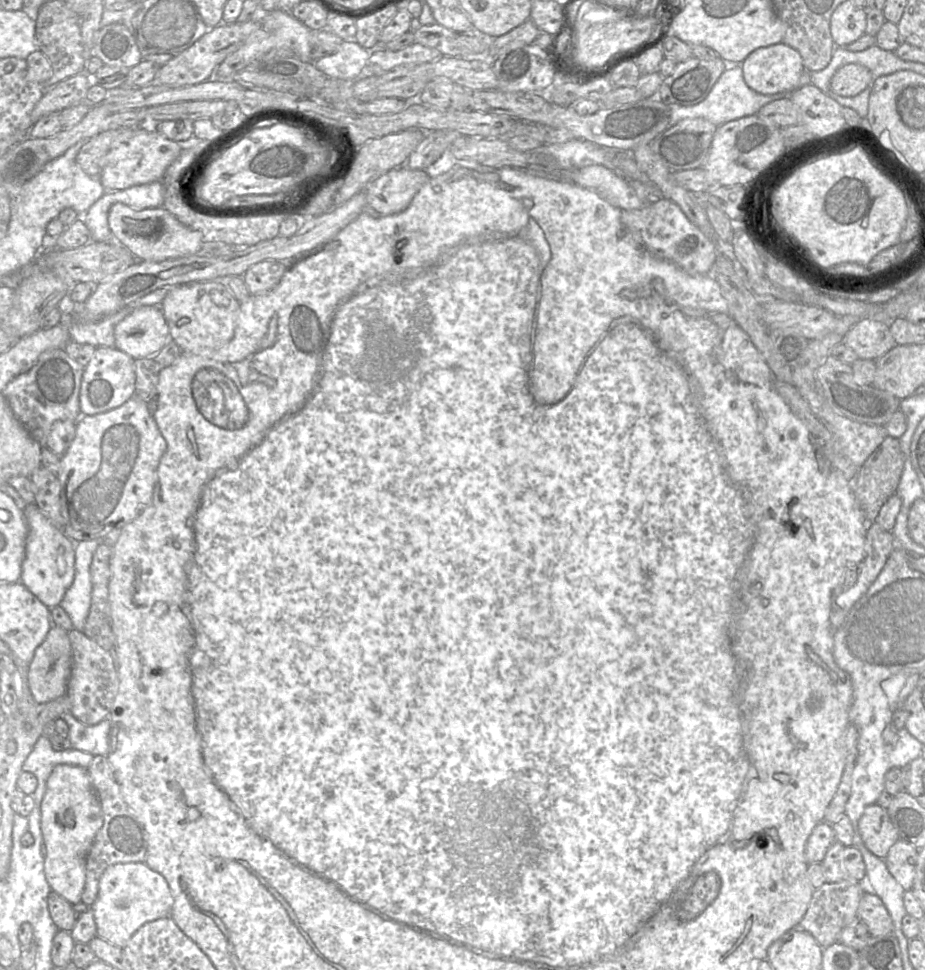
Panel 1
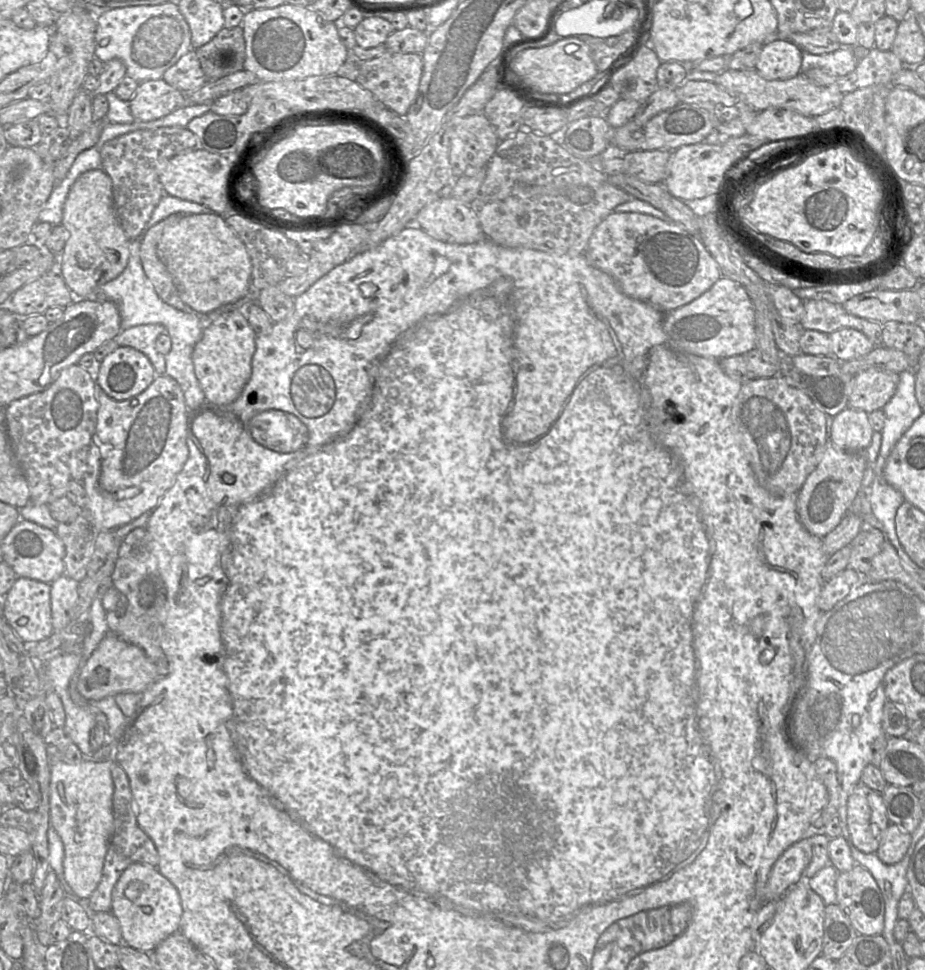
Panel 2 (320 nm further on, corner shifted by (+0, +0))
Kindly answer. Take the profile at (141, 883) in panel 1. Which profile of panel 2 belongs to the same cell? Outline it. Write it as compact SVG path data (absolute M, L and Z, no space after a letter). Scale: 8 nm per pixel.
M134 863L113 889L111 913L120 923L122 944L151 953L168 936L180 932L183 908L177 888L156 867Z

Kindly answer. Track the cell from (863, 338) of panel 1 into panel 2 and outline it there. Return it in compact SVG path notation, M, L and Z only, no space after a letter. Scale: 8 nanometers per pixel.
M841 328L828 335L831 355L839 361L862 358L875 348L865 334L854 328Z

